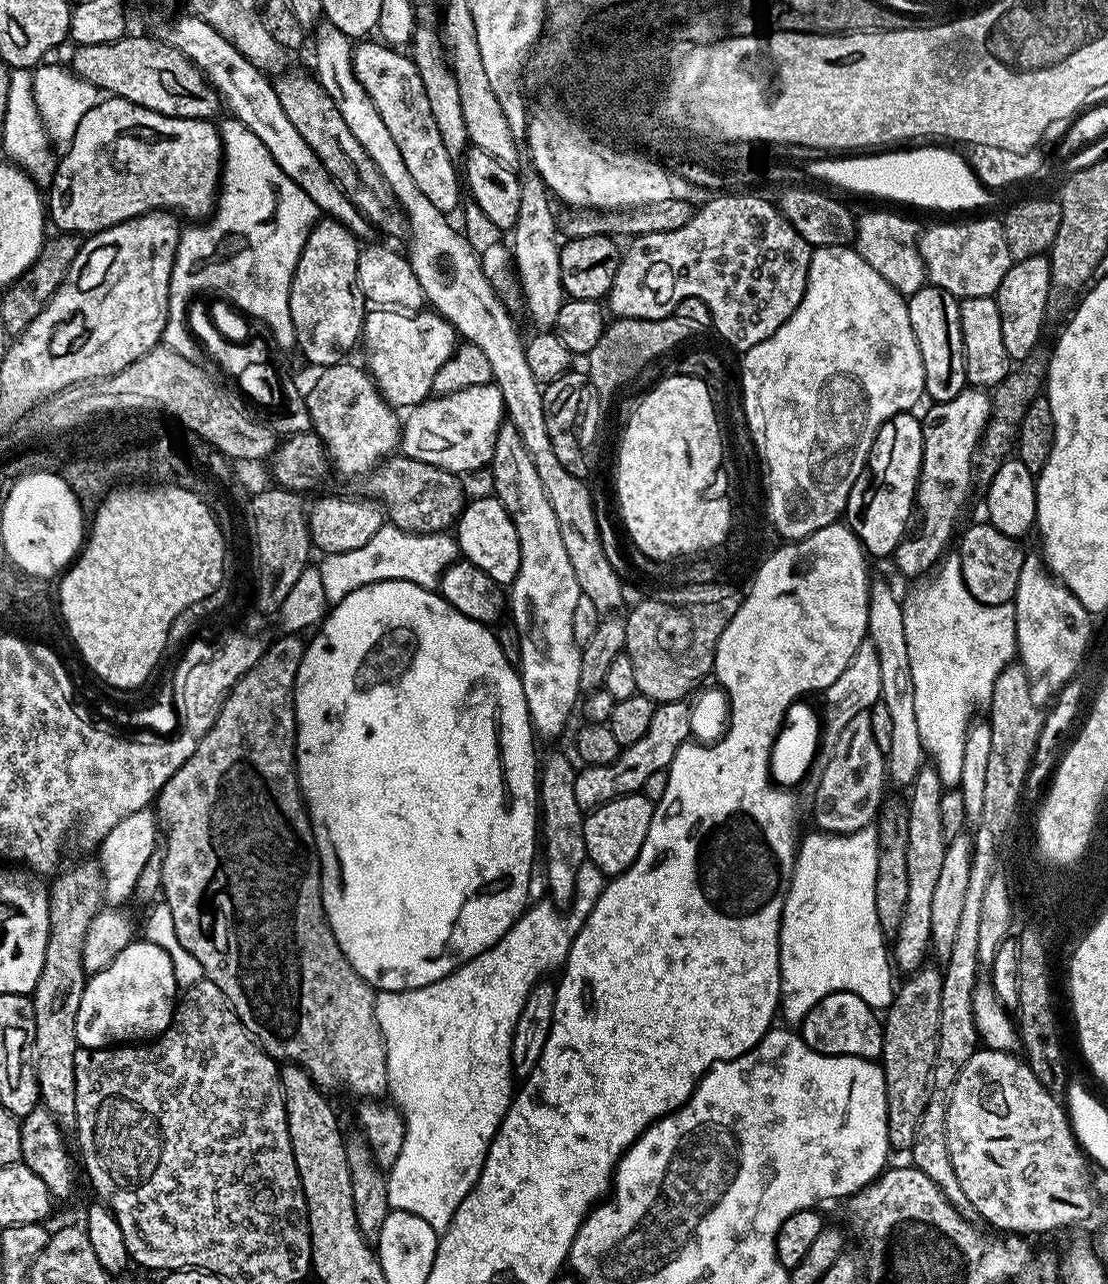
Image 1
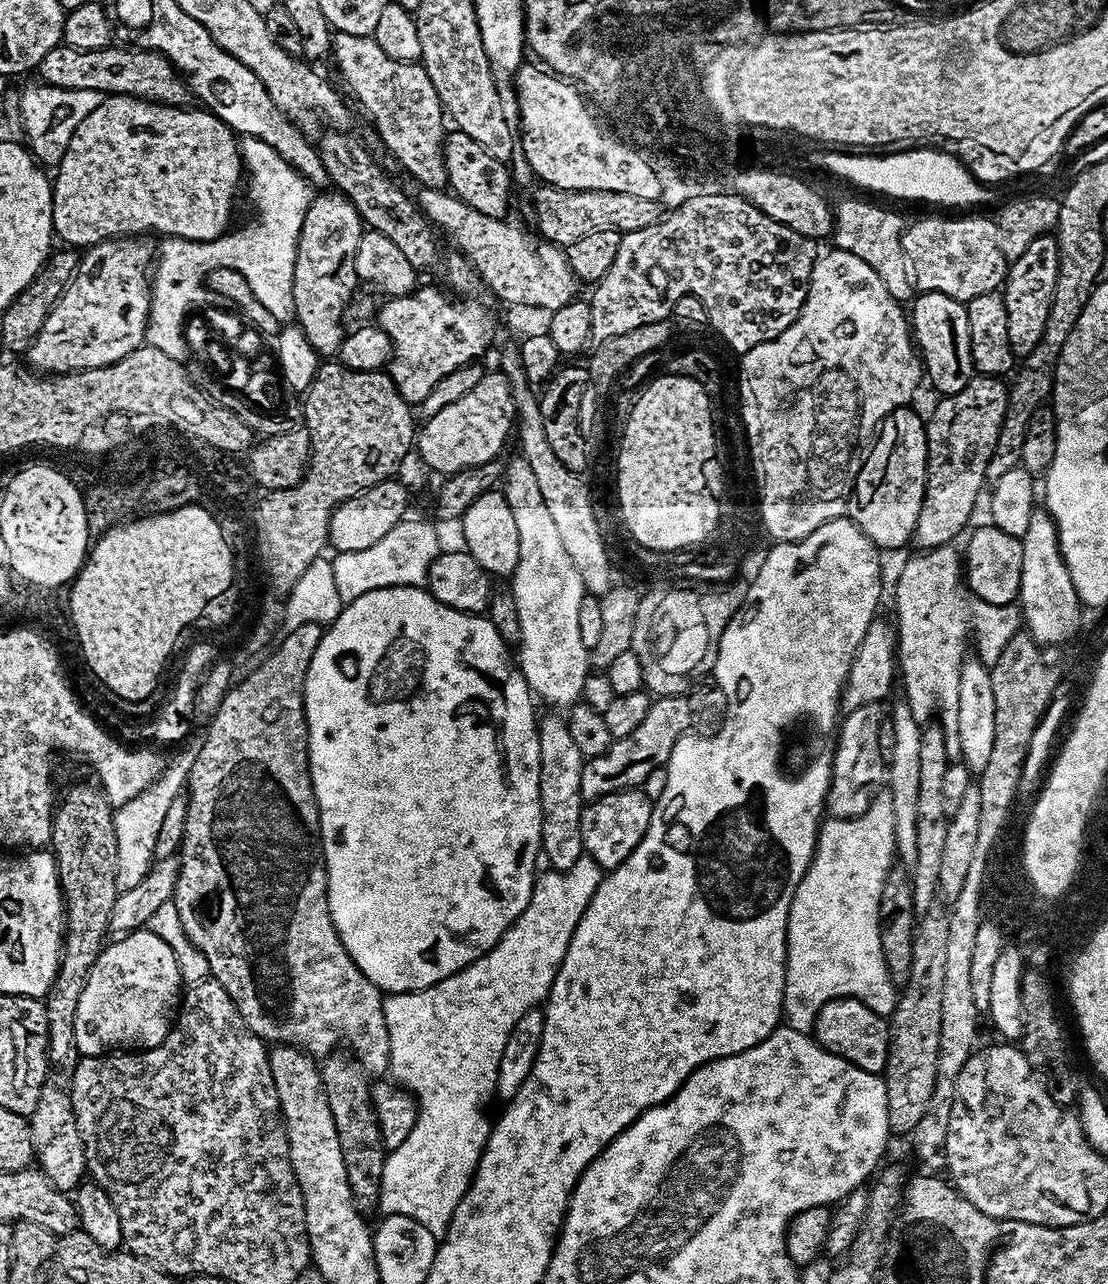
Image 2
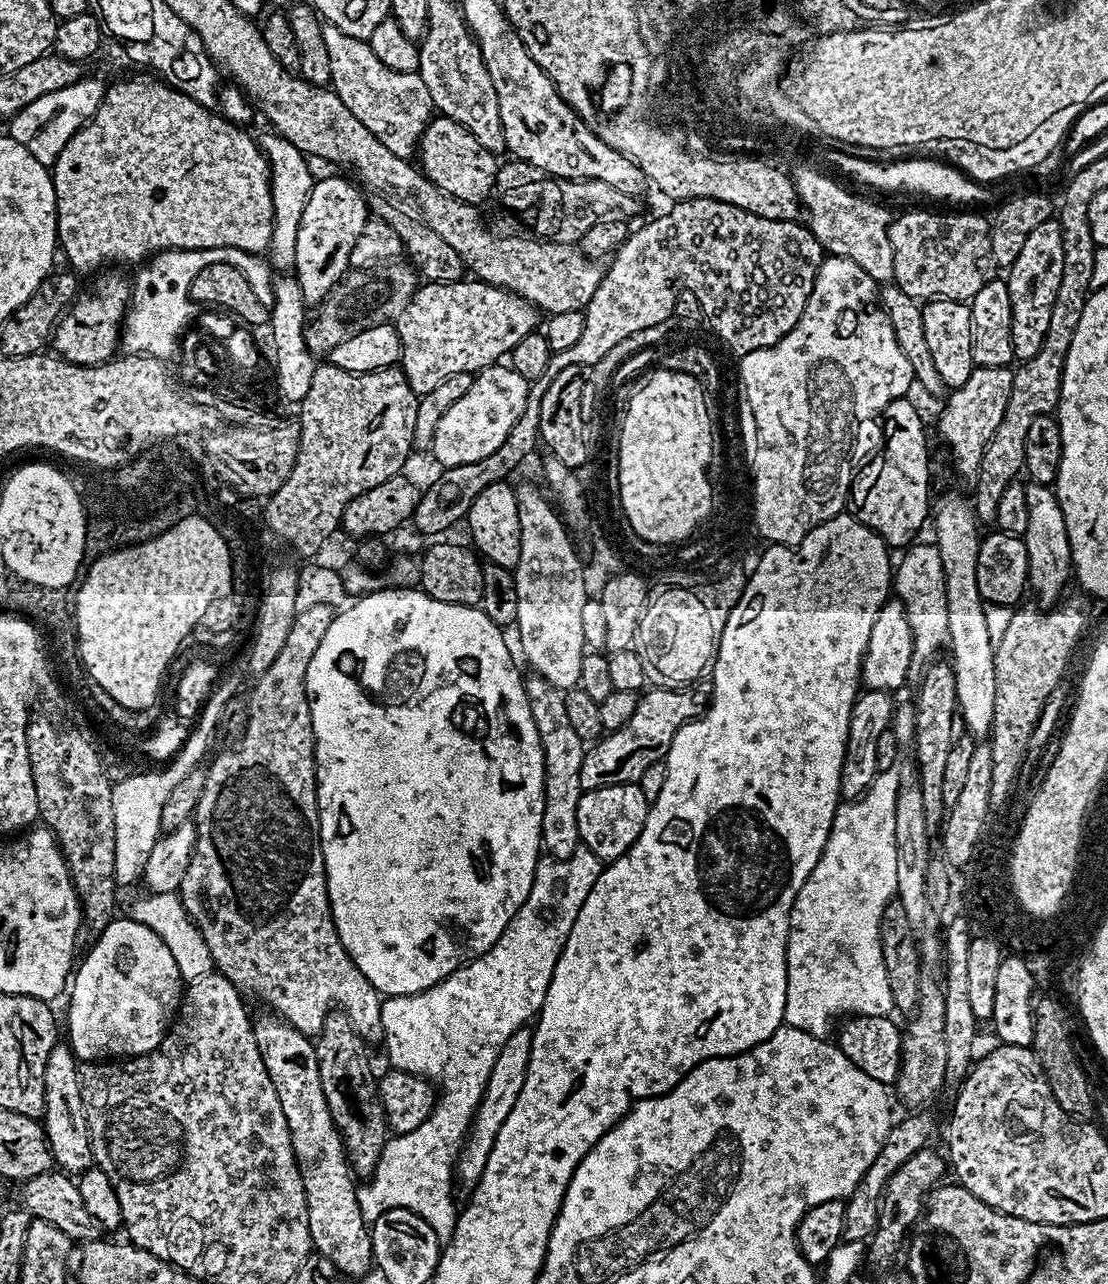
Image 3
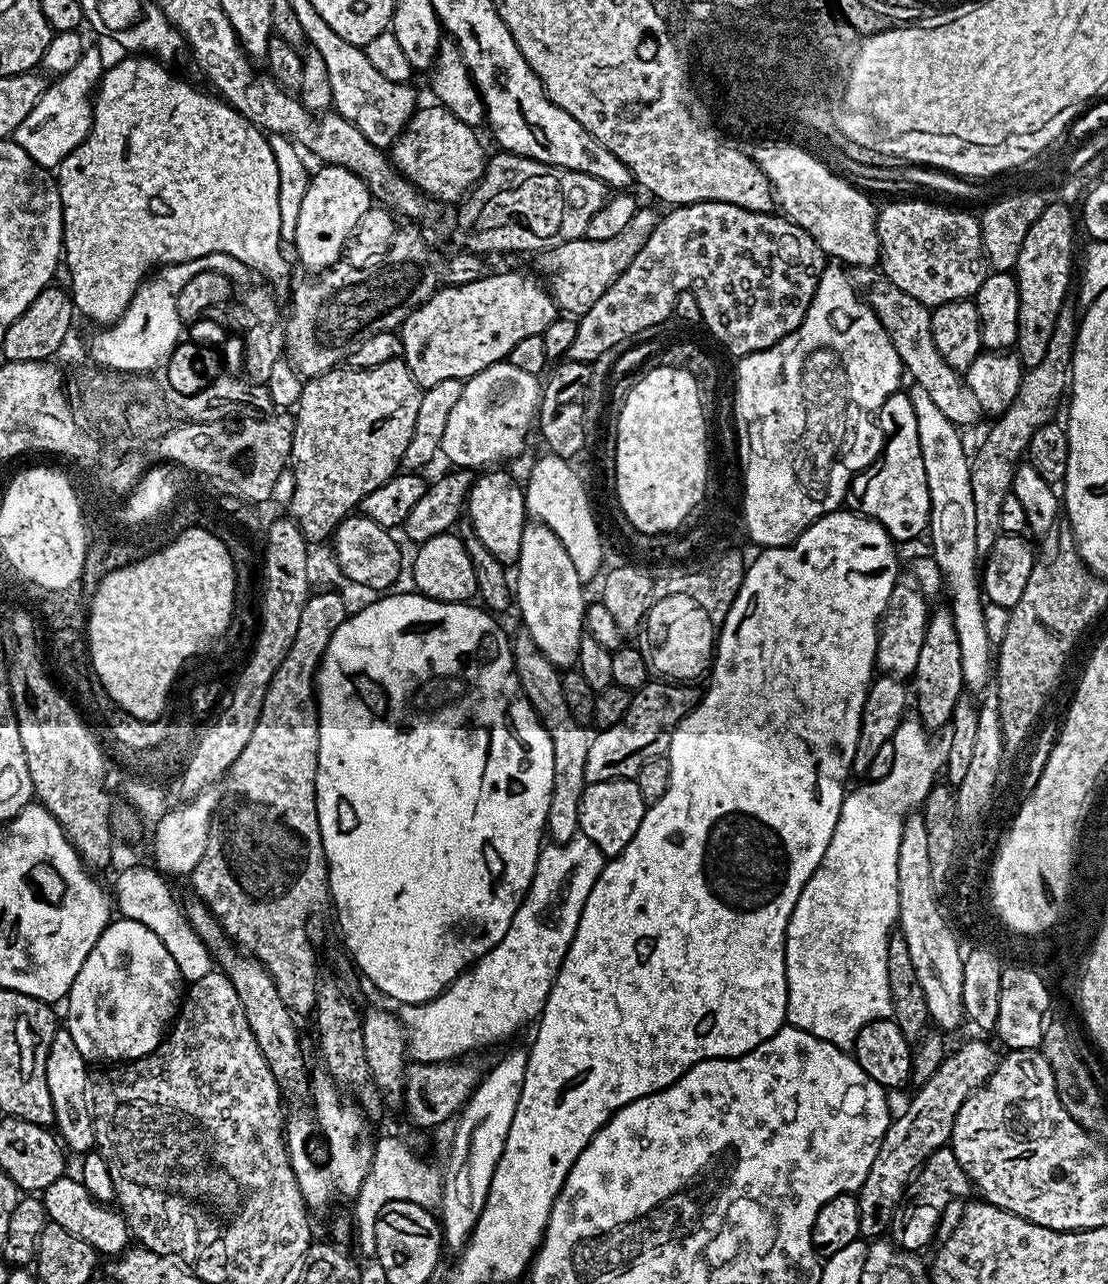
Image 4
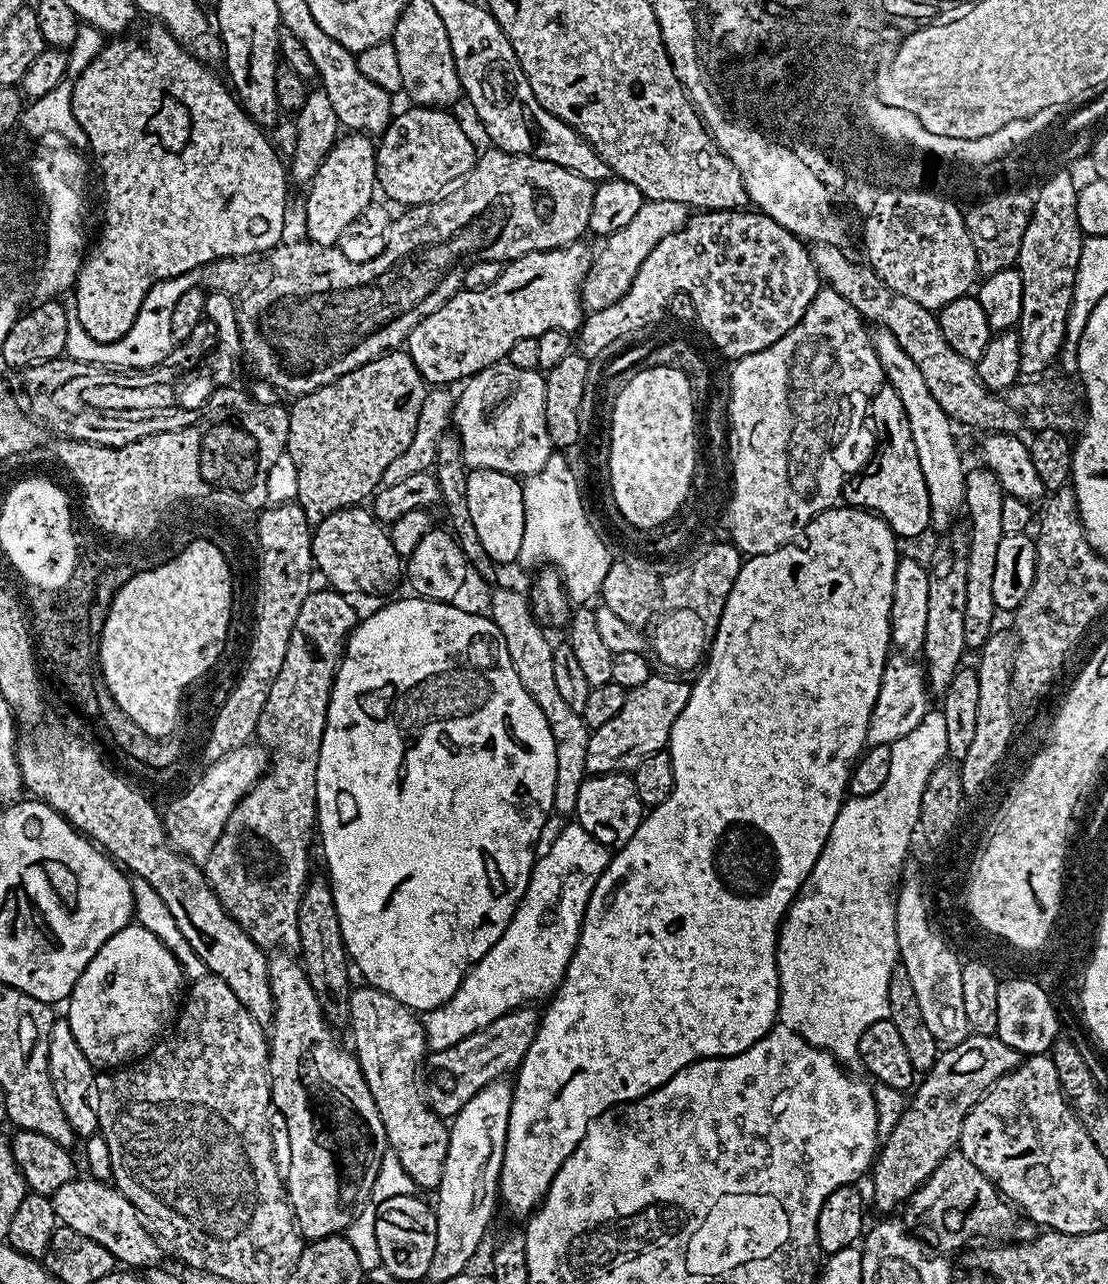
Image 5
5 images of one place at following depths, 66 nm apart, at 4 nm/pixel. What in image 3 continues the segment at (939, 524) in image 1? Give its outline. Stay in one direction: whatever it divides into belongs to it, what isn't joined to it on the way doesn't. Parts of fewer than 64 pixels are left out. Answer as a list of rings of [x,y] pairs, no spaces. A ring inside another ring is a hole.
[[[973,367],[970,378],[962,382],[960,388],[951,389],[943,401],[944,409],[940,412],[940,436],[952,455],[952,464],[960,476],[975,478],[982,466],[983,452],[994,438],[998,424],[1006,412],[1013,385],[1013,369]]]

